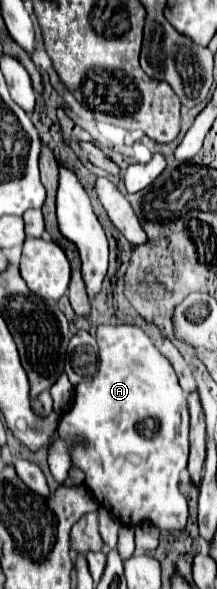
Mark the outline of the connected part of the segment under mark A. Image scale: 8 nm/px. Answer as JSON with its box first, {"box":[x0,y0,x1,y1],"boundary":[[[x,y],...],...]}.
{"box":[59,326,189,530],"boundary":[[[99,326],[99,370],[97,374],[81,382],[75,388],[75,398],[67,414],[63,414],[59,424],[61,438],[83,438],[85,446],[79,448],[73,466],[85,472],[85,486],[101,506],[105,506],[121,524],[137,526],[141,522],[151,522],[159,530],[183,530],[189,518],[189,508],[185,496],[179,492],[179,476],[187,468],[189,442],[179,434],[181,426],[181,404],[185,402],[185,392],[179,386],[177,374],[169,360],[153,346],[151,338],[137,326]]]}

